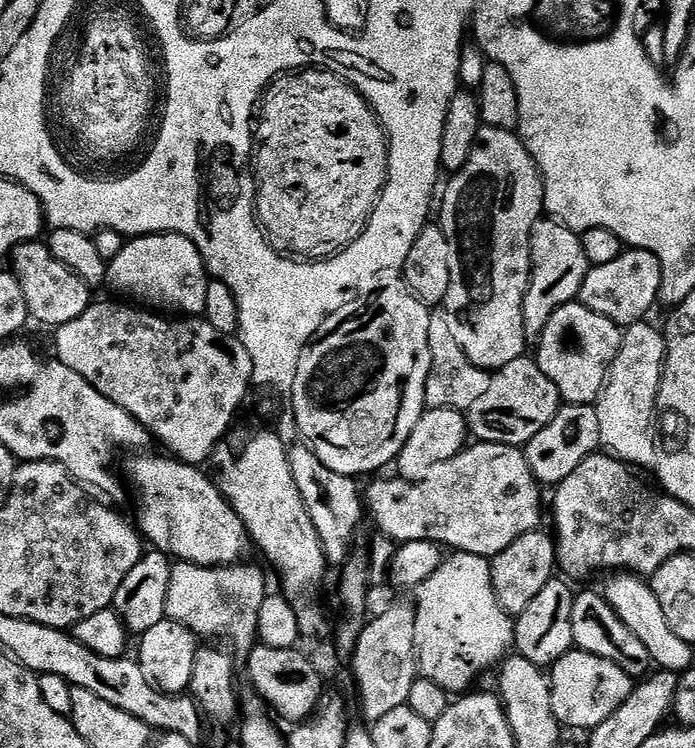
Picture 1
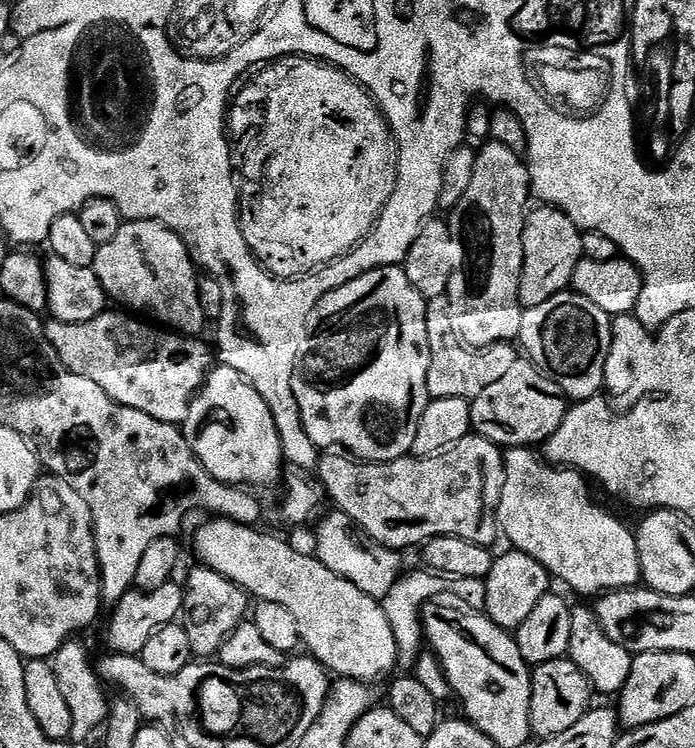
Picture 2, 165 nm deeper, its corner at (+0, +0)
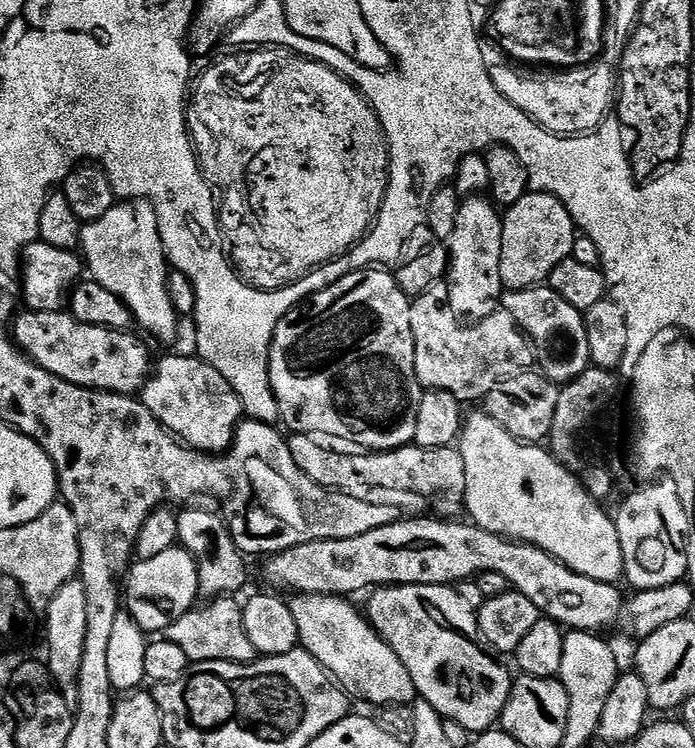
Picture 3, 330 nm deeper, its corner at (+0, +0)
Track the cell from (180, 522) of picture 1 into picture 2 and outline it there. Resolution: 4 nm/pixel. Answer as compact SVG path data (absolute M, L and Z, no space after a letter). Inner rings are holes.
M209 518L194 532L196 556L200 559L197 561L203 567L222 574L222 578L230 578L230 582L244 589L249 597L257 601L278 602L278 606L286 606L286 610L294 614L294 622L298 622L298 634L303 647L317 662L324 665L329 673L337 672L335 674L337 677L361 682L377 682L376 680L382 679L383 676L391 677L397 671L398 661L394 630L390 630L390 622L384 613L383 603L362 594L358 586L334 574L334 570L330 570L317 560L315 555L308 553L307 556L306 553L291 548L286 541L279 540L268 532L259 532L260 530L259 527L239 524L233 520Z

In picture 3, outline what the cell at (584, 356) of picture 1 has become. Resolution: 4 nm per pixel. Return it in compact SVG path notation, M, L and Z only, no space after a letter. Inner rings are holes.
M537 286L517 292L505 291L502 296L503 311L509 312L518 322L524 335L536 350L539 371L557 386L578 378L592 364L584 313L566 302L553 288Z

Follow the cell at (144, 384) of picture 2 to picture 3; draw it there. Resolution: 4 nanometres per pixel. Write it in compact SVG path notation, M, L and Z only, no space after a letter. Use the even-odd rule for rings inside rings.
M24 310L14 320L14 339L20 351L28 356L42 370L50 370L58 378L83 388L96 388L100 392L118 392L121 396L130 396L143 389L145 380L153 367L153 357L148 357L148 348L131 331L119 332L113 328L79 324L67 311L33 312Z

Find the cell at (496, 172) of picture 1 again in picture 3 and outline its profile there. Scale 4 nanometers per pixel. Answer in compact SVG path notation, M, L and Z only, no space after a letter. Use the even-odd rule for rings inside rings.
M469 195L461 199L458 218L454 218L454 234L446 242L450 257L448 307L461 318L475 322L493 311L492 304L505 291L502 282L502 226L497 205L487 195Z

